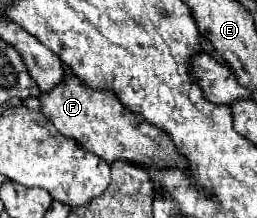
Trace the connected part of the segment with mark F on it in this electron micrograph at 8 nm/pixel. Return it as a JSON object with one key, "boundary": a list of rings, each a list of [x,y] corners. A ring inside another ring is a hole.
{"boundary":[[[75,74],[63,76],[63,80],[51,88],[51,92],[39,94],[41,112],[51,120],[51,124],[63,136],[75,138],[85,150],[101,156],[107,162],[117,158],[135,162],[135,164],[157,164],[157,166],[185,166],[185,160],[177,154],[173,142],[155,126],[151,126],[143,116],[123,108],[115,92],[91,88],[83,84]]]}

